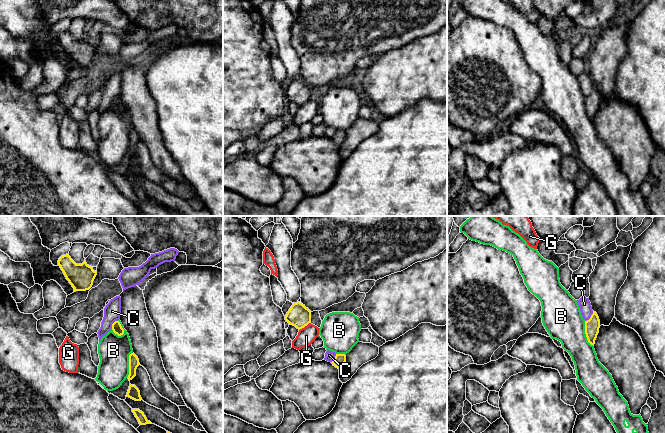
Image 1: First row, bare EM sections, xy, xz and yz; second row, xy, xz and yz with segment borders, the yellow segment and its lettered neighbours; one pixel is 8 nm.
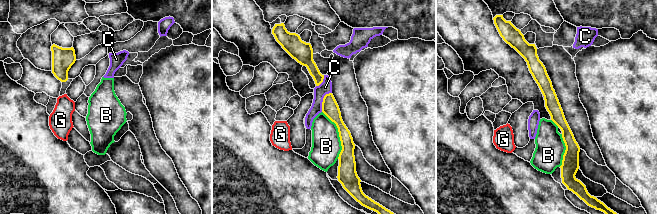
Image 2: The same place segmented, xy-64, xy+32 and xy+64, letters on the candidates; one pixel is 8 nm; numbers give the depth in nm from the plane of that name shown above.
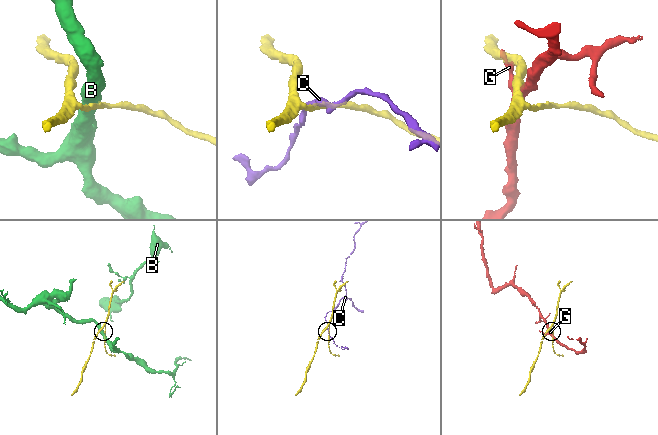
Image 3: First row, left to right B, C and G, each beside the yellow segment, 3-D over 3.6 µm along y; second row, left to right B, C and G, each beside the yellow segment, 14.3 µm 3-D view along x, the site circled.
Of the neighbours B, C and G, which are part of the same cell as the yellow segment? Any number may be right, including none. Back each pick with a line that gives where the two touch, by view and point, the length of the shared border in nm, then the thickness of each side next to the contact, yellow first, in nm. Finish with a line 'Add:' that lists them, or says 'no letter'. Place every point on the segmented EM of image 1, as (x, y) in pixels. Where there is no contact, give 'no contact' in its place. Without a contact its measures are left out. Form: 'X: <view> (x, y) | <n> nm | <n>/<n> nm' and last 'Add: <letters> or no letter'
Add: no letter

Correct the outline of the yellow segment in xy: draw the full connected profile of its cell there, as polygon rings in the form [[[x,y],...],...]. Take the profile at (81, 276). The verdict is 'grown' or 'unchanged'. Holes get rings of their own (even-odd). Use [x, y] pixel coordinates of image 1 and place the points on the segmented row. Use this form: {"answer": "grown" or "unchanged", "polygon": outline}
{"answer": "unchanged", "polygon": [[[66,254],[59,258],[58,265],[74,288],[74,292],[86,291],[92,287],[97,271],[94,271],[86,261],[82,264],[76,264],[69,254]]]}

